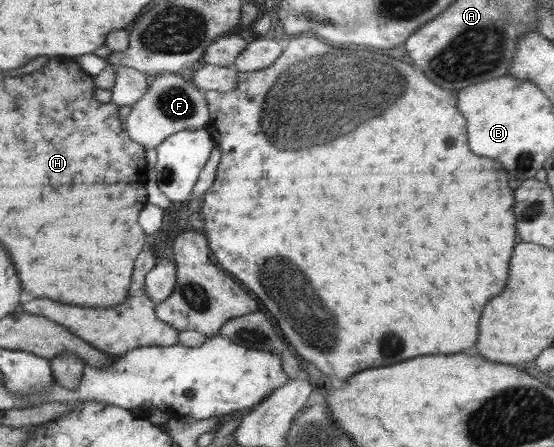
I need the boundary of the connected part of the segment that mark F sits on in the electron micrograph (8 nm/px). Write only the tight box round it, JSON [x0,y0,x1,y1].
[124,73,209,150]

